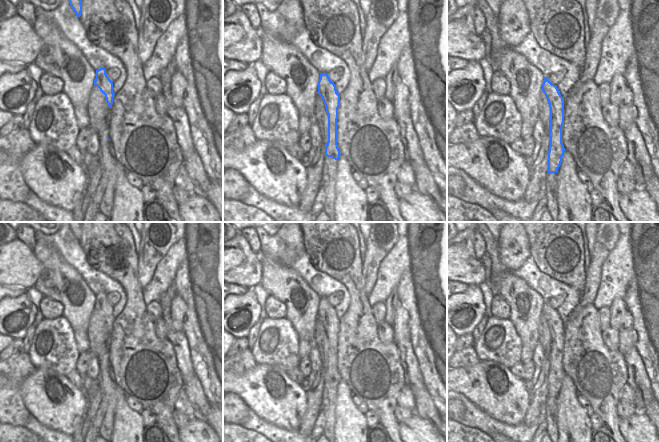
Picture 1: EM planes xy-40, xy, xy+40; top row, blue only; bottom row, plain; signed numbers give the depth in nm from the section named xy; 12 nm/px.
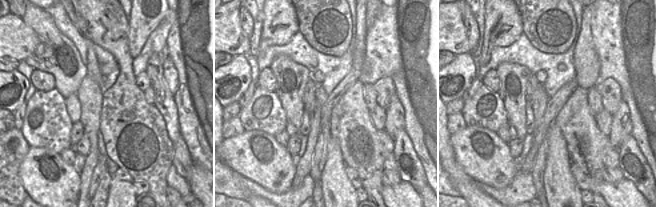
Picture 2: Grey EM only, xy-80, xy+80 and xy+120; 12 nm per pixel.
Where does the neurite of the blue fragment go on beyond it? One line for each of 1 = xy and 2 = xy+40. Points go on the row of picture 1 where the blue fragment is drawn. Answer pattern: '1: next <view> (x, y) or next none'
1: next none
2: next none

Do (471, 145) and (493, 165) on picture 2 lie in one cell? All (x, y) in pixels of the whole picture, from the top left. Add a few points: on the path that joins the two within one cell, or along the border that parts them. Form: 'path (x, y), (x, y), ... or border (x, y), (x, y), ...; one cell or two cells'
path (475, 151), (487, 159); one cell

